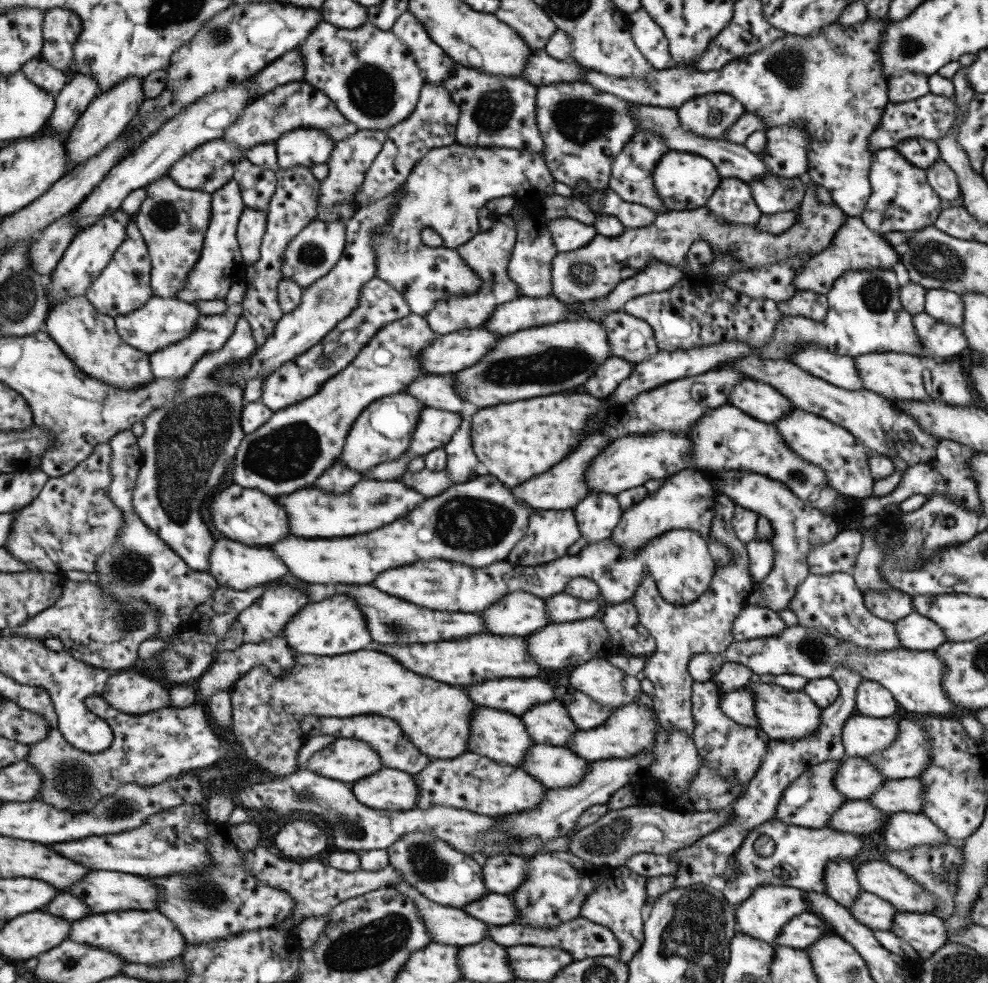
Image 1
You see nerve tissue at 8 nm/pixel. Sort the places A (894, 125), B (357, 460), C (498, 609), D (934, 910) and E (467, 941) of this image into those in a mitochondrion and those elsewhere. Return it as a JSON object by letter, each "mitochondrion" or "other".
{"A":"other","B":"other","C":"other","D":"other","E":"other"}

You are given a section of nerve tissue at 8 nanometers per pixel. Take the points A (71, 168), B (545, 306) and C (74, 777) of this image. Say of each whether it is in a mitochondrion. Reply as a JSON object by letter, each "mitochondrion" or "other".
{"A":"other","B":"other","C":"mitochondrion"}

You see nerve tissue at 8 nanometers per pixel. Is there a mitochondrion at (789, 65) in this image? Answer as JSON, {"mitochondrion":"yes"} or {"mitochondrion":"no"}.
{"mitochondrion":"yes"}

